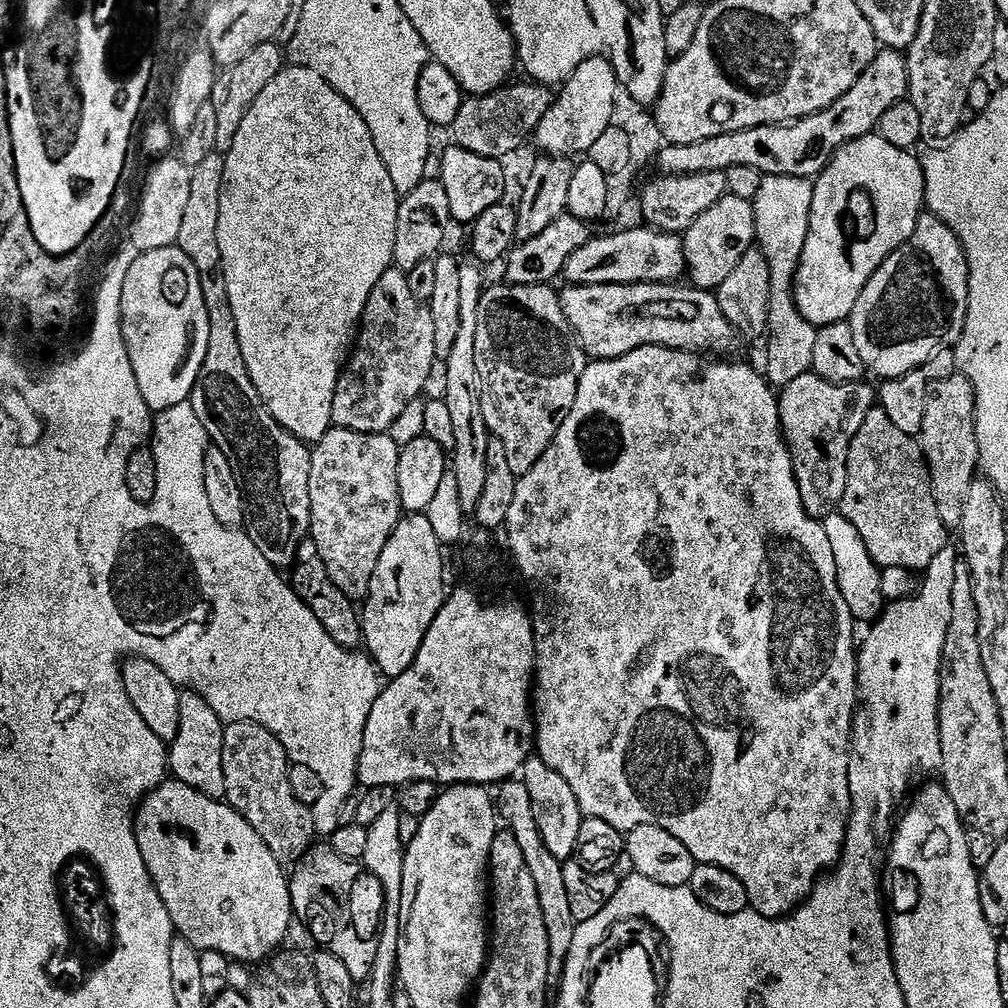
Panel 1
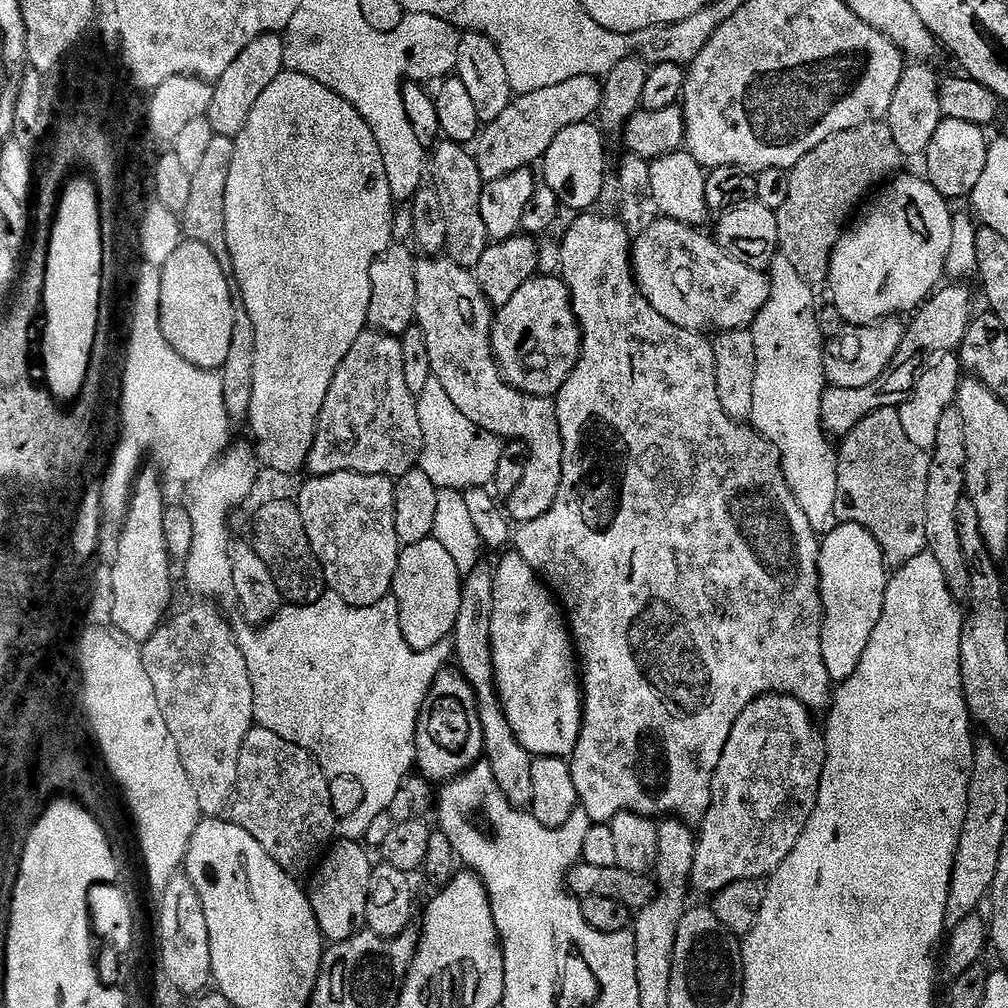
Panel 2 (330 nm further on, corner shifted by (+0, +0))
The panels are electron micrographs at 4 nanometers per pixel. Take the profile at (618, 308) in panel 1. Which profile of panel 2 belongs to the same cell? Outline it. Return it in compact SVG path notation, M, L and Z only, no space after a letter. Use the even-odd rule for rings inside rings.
M537 274L526 286L518 289L518 294L510 298L495 313L492 322L492 353L500 366L505 380L512 387L531 396L555 397L566 378L574 370L580 357L580 323L572 309L572 293L565 286L563 279L556 274Z

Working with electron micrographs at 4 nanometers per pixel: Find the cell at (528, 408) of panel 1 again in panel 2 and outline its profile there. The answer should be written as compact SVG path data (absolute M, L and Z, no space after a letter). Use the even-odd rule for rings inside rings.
M420 258L416 262L416 324L426 334L426 347L430 350L430 366L435 380L442 382L450 402L470 418L482 430L508 440L521 440L528 446L528 465L522 482L514 489L514 494L506 497L506 512L517 525L542 518L558 498L558 486L562 486L562 434L558 426L555 403L546 396L531 396L512 387L505 380L496 355L492 353L493 305L489 304L475 275L469 269L458 266L447 258Z

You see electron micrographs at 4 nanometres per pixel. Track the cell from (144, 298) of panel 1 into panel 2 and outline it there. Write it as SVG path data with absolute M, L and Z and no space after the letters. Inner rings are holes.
M185 239L160 268L160 277L160 325L170 346L194 366L223 369L226 354L230 354L230 338L234 335L234 288L229 273L210 254L210 246Z

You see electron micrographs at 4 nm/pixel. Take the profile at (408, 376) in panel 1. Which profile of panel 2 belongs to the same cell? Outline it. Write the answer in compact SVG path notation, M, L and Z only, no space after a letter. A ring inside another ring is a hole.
M366 330L362 334L358 334L358 342L354 342L354 346L350 346L350 354L346 354L346 358L342 358L342 362L334 374L334 382L330 382L330 390L326 394L326 402L322 406L320 417L316 423L314 446L310 446L310 454L306 465L307 471L312 476L329 476L335 472L378 474L379 476L391 476L393 478L406 475L412 468L419 465L420 455L422 454L422 422L418 418L416 401L417 397L410 390L410 386L406 386L406 373L402 371L402 346L399 339L377 330Z

